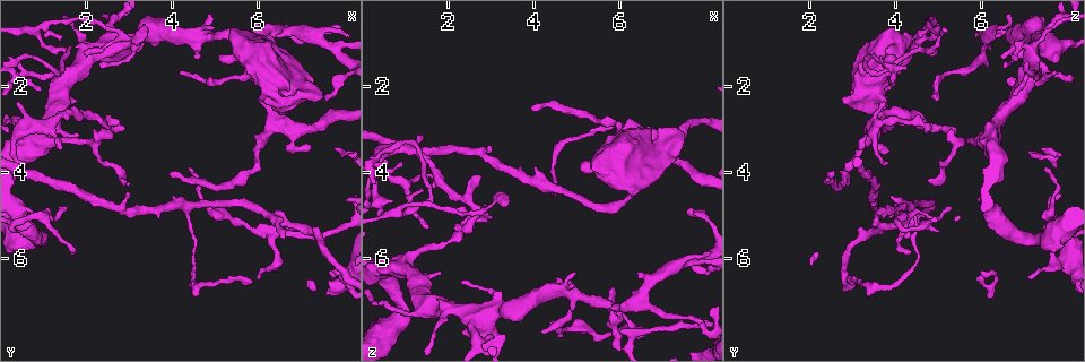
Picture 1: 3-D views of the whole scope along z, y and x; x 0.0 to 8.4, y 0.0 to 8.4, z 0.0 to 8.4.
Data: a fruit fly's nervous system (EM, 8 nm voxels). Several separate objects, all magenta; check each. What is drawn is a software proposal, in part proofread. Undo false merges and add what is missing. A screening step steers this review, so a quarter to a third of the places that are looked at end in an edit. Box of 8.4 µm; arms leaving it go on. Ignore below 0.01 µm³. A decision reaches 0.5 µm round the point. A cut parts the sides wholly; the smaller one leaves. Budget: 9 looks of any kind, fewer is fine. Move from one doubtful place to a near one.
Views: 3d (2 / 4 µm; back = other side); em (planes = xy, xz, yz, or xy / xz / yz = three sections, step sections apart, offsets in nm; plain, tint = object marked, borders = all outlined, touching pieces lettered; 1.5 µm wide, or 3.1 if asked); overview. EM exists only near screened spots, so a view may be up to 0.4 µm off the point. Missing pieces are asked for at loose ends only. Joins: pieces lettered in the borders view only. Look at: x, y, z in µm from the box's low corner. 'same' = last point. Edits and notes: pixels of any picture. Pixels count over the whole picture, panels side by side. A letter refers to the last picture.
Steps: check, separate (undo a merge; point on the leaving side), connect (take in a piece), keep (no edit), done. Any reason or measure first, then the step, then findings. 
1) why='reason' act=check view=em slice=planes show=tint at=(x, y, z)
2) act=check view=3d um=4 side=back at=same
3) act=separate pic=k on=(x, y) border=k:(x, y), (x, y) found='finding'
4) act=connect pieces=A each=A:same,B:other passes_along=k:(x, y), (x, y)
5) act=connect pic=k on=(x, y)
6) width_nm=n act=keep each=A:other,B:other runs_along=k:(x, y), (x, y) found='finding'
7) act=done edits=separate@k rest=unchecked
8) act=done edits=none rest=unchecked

why='tapers out' act=check view=em slice=yz step=4 show=tint at=(1.55, 4.85, 5.30)

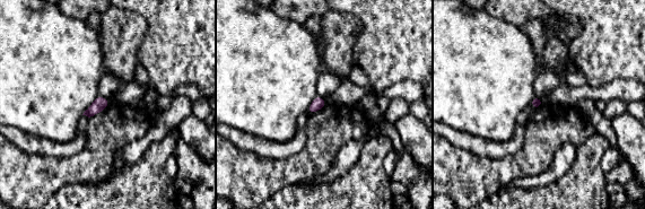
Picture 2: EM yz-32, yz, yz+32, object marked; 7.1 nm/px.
act=check view=em slice=planes show=borders at=same

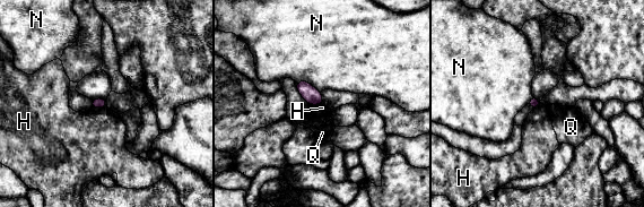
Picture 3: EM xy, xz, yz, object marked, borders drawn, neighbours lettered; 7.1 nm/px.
act=keep each=H:other,N:other,Q:other border=3:(106, 105), (99, 109), (90, 109) found='no lettered piece goes on from it'

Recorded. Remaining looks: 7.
why='three-way junction' act=check view=3d um=4 at=(2.20, 3.30, 5.35)

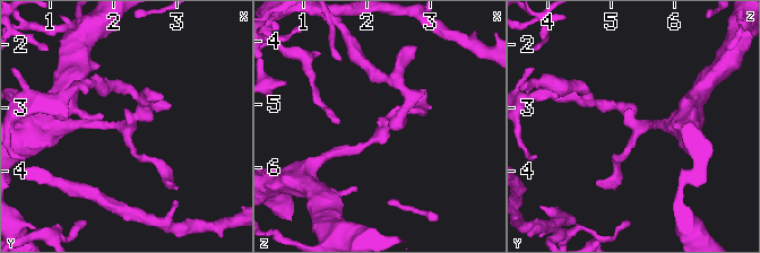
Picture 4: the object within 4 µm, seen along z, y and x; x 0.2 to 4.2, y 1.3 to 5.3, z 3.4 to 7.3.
arms=3 act=check view=em slice=yz step=8 show=tint at=(2.25, 3.25, 5.45)

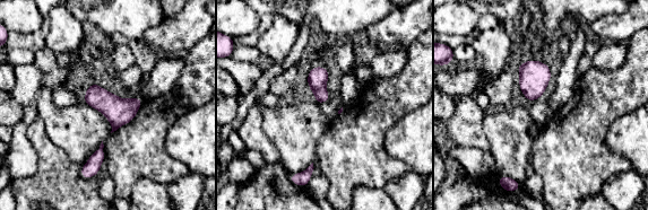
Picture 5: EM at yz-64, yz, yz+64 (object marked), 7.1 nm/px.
why='what lies round it' act=check view=em slice=yz step=8 show=borders at=same

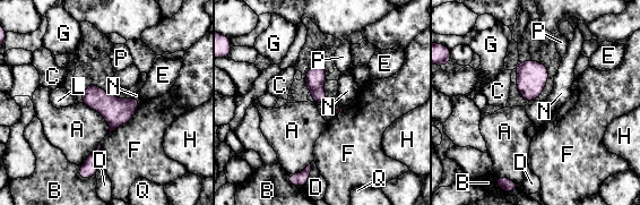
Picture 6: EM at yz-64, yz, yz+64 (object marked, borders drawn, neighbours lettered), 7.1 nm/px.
act=keep each=A:other,B:other,C:other,D:other,E:other,F:other,G:other,H:other,L:other,N:other,P:other,Q:other border=6:(311, 163), (308, 178) found='all the same cell'

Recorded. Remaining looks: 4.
why='free end' act=check view=3d um=4 at=(4.00, 4.05, 2.60)

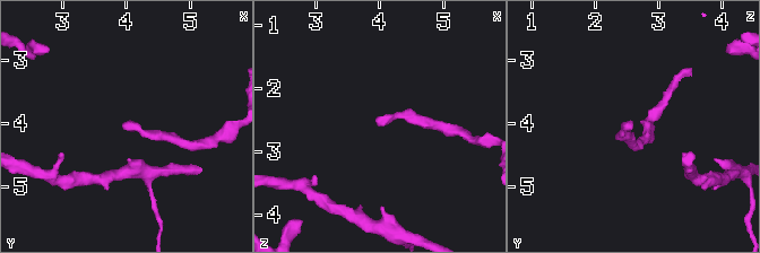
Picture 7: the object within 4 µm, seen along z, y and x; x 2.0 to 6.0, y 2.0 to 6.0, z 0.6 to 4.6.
act=check view=em slice=xz step=4 show=tint at=(4.00, 4.00, 2.60)

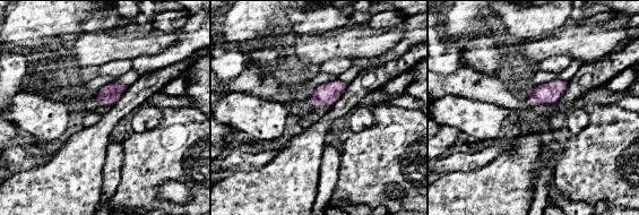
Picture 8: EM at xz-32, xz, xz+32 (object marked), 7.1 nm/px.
act=check view=em slice=xz step=4 show=borders at=same

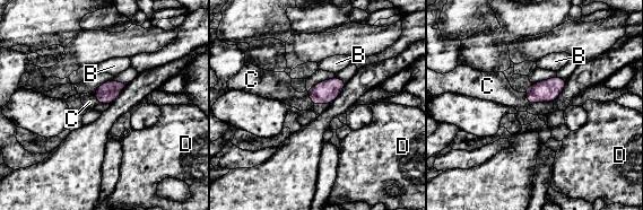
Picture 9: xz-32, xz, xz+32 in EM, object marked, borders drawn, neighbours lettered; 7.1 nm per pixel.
longest_contact=C:120nm act=connect pieces=C each=B:other,C:same,D:other passes_along=9:(323, 93), (311, 98), (278, 86) found='the cell continues'

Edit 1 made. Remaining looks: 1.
why='branch stops here' act=check view=em slice=planes show=borders at=(0.95, 2.05, 3.75)

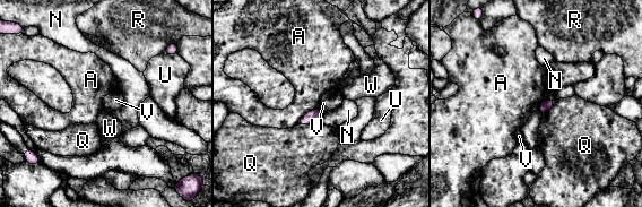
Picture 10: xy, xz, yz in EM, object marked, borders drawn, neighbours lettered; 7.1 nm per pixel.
longest_contact=A:220nm act=keep each=A:other,N:other,Q:other,R:other,U:other,V:other,W:other border=10:(319, 106), (322, 112) found='none of them fits'

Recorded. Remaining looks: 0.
act=done edits=connect@9 rest=unchecked

